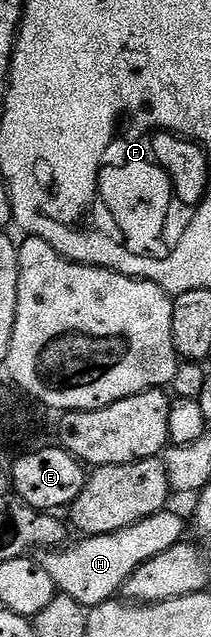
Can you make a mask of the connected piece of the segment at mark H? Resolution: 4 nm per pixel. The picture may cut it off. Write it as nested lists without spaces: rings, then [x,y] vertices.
[[[167,508],[160,511],[156,516],[148,516],[140,520],[140,524],[132,524],[128,528],[120,528],[120,532],[112,532],[104,536],[82,536],[78,543],[67,544],[53,550],[45,551],[41,555],[40,561],[44,572],[52,576],[52,584],[59,594],[66,594],[72,600],[76,600],[82,606],[93,608],[105,602],[117,599],[122,592],[122,586],[140,568],[140,564],[148,564],[152,556],[160,556],[160,552],[168,552],[177,542],[183,541],[186,526],[182,523],[182,518],[178,514],[173,514],[173,509]]]

